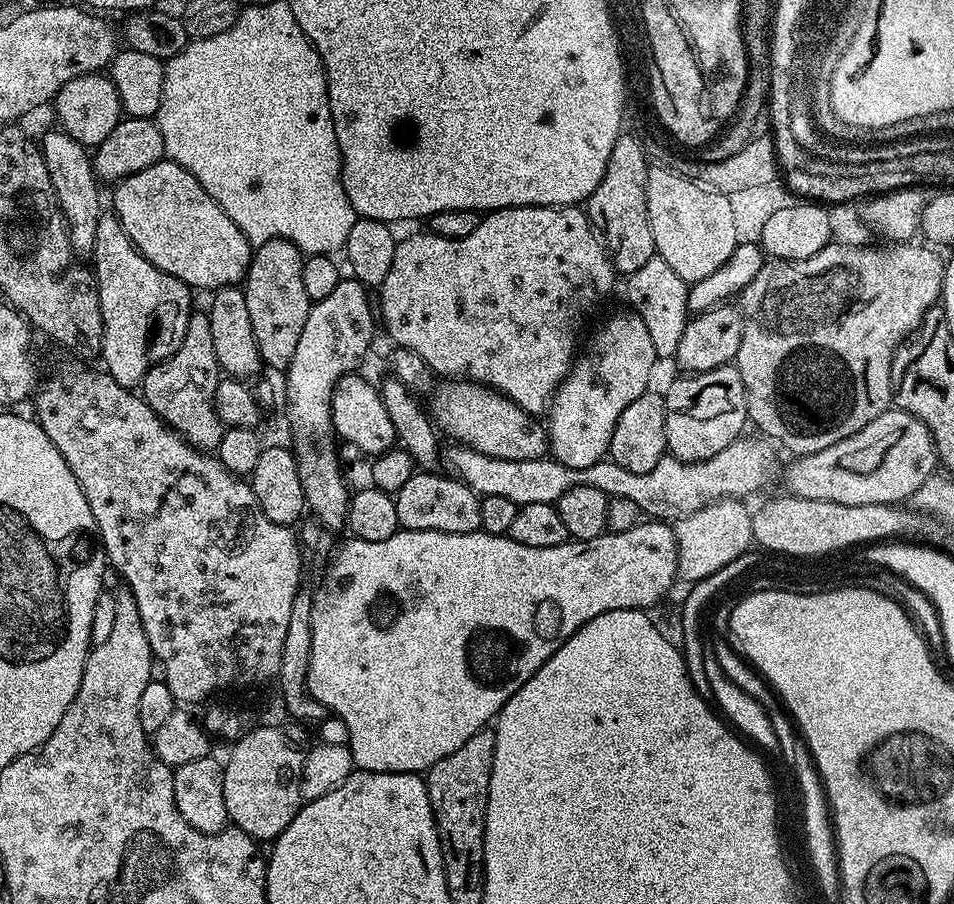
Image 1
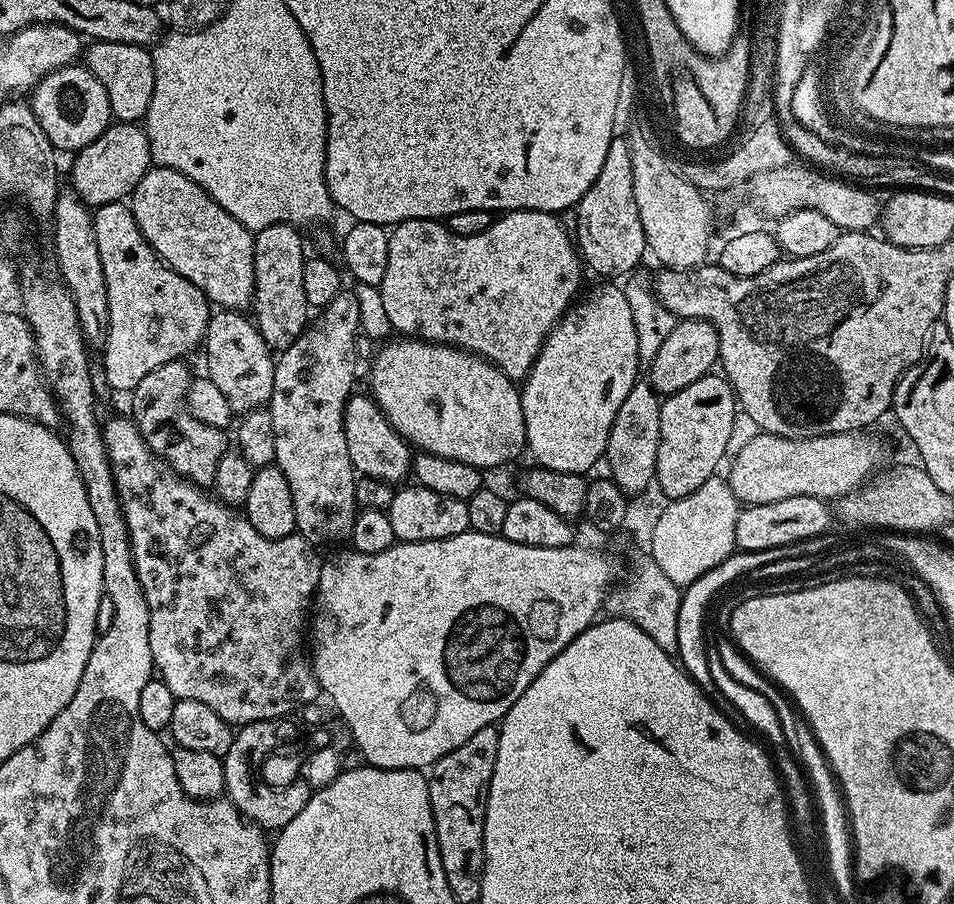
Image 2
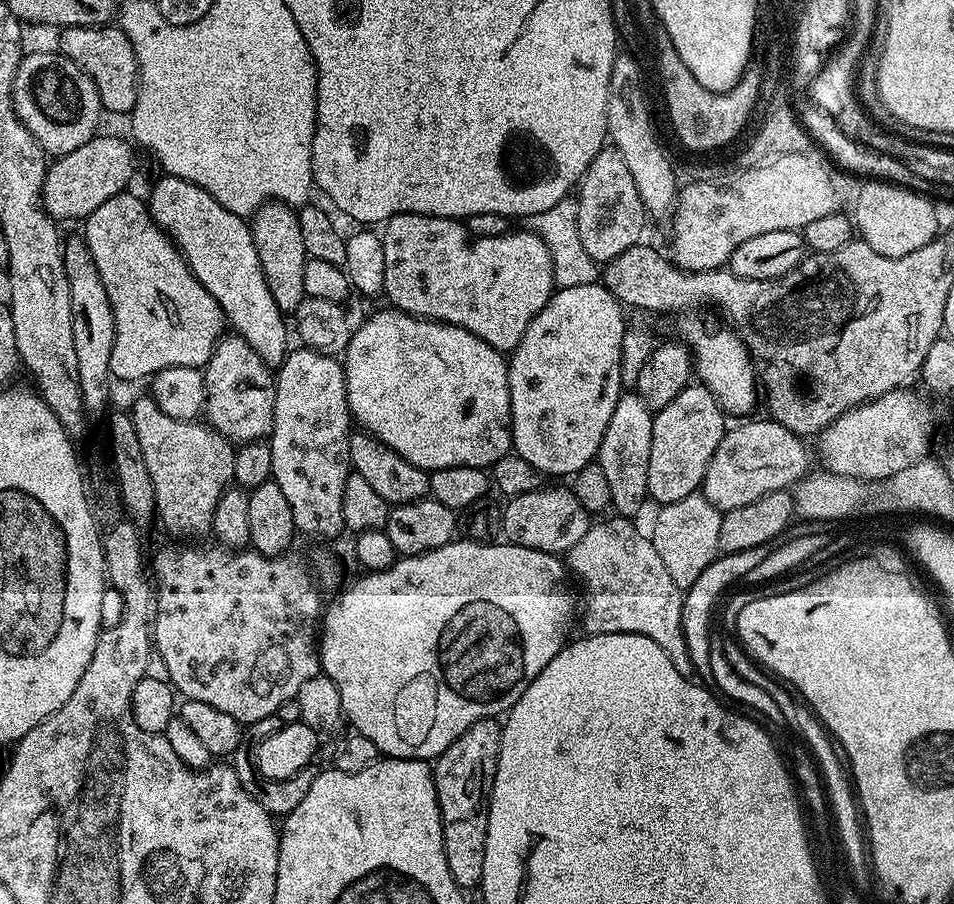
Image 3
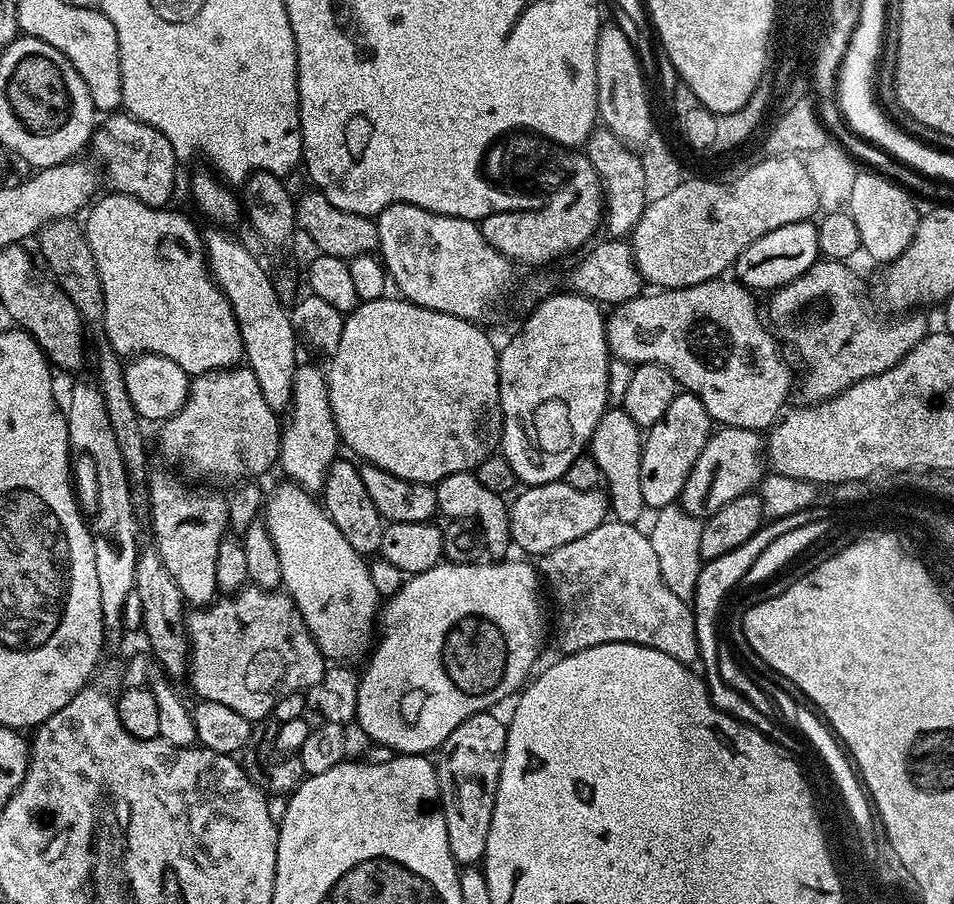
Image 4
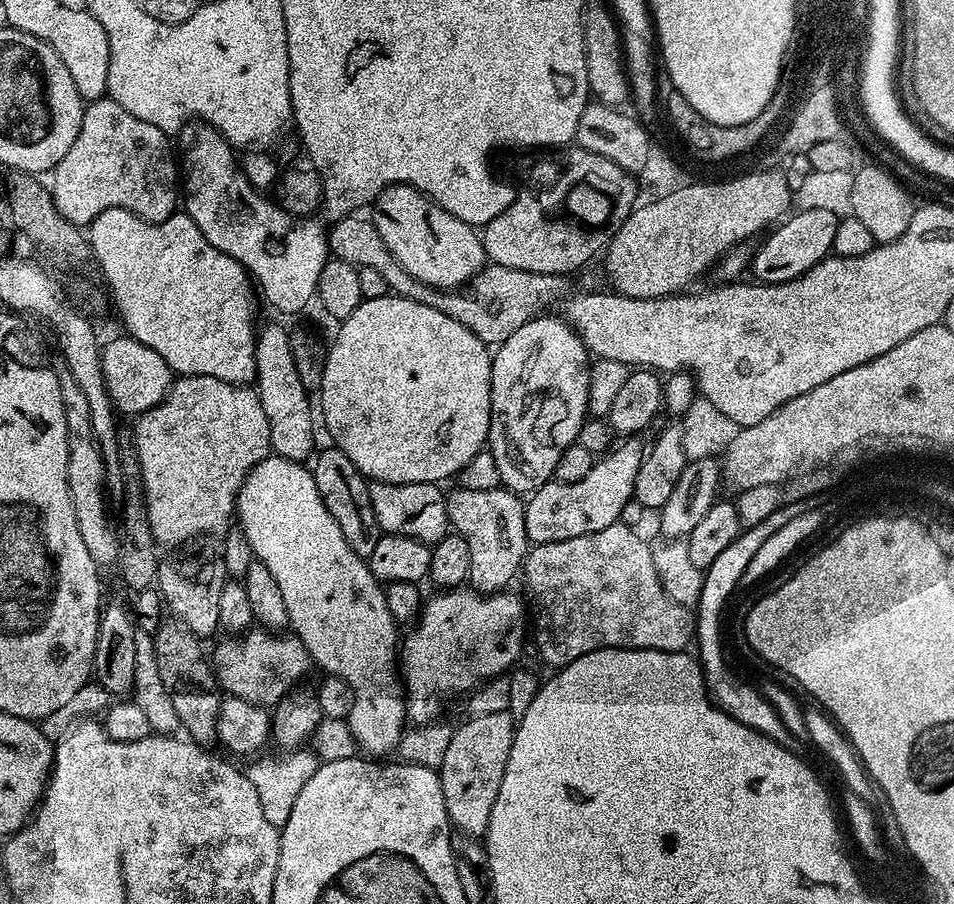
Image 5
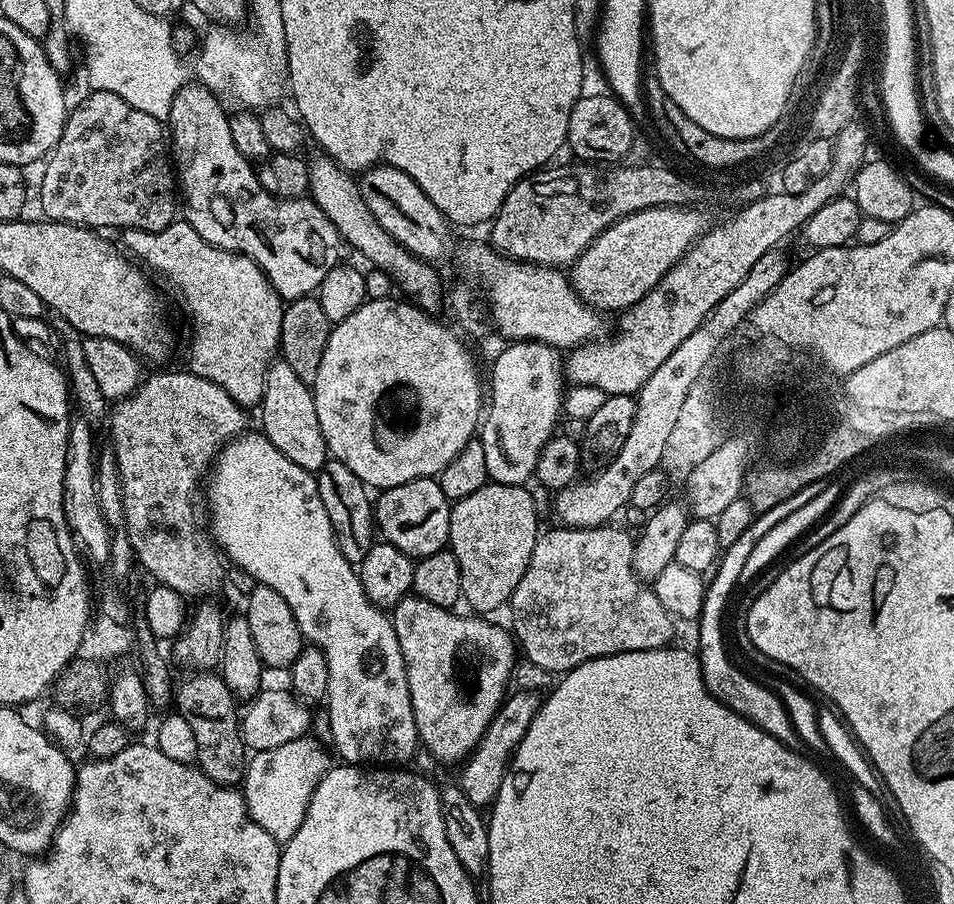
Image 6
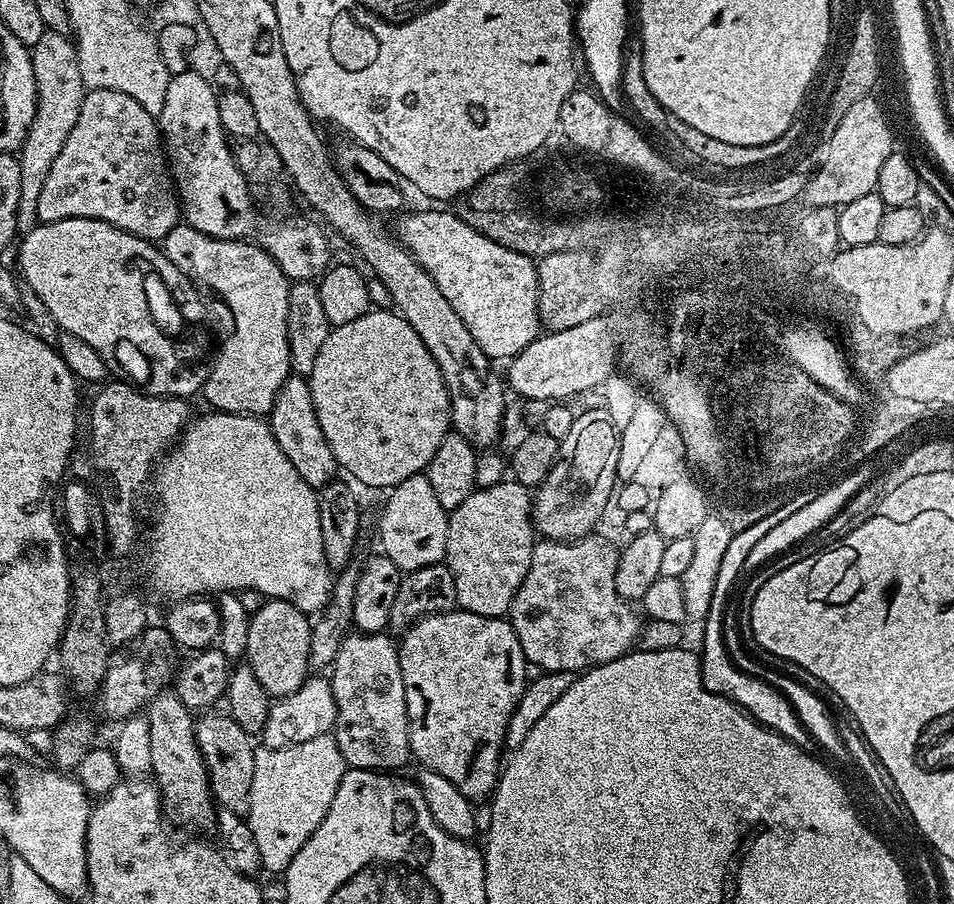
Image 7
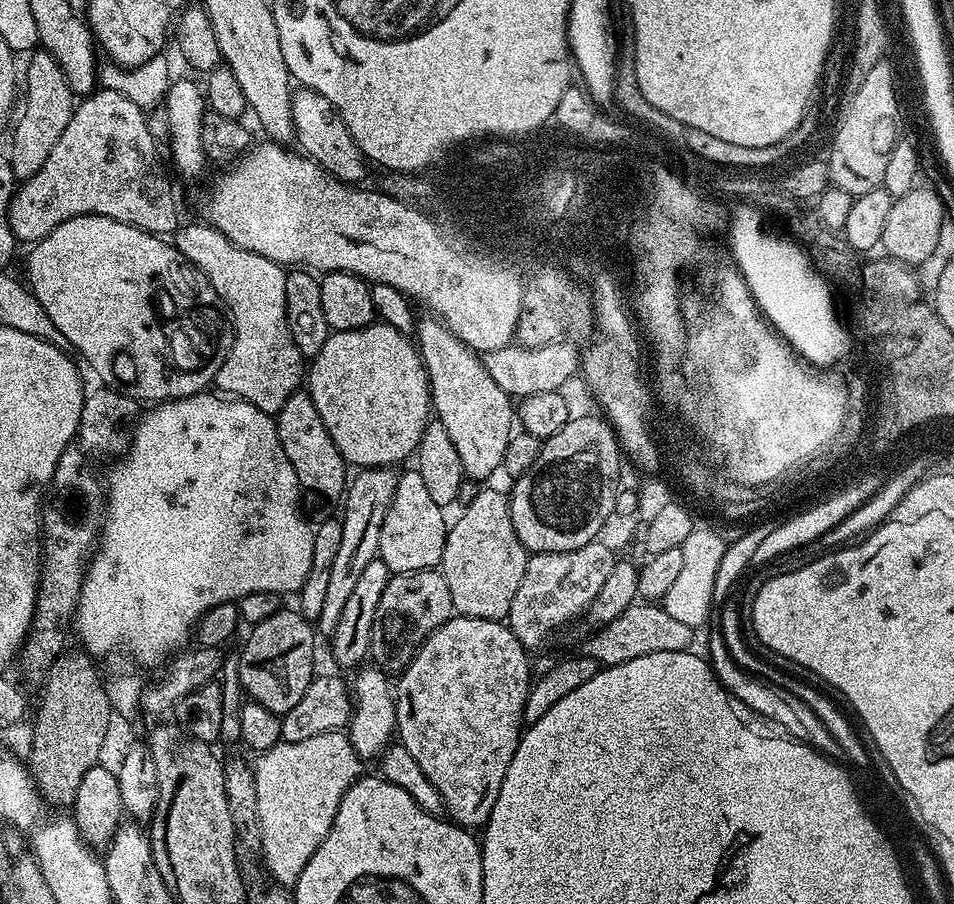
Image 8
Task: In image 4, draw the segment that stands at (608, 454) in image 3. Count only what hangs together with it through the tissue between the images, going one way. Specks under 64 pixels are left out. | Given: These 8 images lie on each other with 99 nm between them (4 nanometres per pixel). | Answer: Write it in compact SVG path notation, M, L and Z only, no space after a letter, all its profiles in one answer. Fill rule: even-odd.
M612 406L598 420L590 443L590 455L598 462L598 470L606 485L608 507L619 523L635 524L645 506L642 498L642 430L626 414L623 406ZM608 484L608 488L607 488Z

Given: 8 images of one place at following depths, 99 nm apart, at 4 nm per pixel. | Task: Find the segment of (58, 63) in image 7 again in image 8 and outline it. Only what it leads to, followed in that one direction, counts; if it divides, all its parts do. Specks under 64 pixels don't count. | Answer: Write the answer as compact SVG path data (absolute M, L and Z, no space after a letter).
M45 50L35 51L28 59L28 66L26 68L26 100L22 102L22 108L24 104L24 110L19 118L14 136L12 138L12 144L10 150L8 150L8 157L11 162L11 175L17 177L17 181L23 182L28 180L34 174L41 169L43 162L46 162L46 158L49 157L50 150L54 148L54 143L58 142L58 138L61 137L62 131L69 125L70 118L73 116L73 110L76 105L76 96L72 93L70 86L68 86L68 80L62 72L57 60Z

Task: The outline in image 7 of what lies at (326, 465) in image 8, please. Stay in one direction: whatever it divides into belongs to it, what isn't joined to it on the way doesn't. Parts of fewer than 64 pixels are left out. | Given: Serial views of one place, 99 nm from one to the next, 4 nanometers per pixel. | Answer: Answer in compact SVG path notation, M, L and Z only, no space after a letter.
M289 374L286 382L282 382L282 390L278 390L278 398L274 398L270 423L282 454L290 458L294 470L302 474L306 483L319 490L325 488L330 481L337 479L338 465L330 450L330 442L326 442L326 434L322 434L322 426L318 426L314 398L305 377Z

